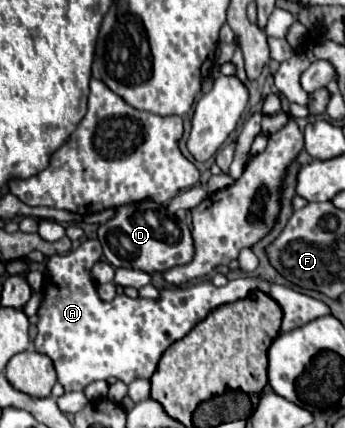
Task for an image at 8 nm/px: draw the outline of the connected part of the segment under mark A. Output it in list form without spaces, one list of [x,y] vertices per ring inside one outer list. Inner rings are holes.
[[[87,239],[67,255],[53,255],[46,261],[46,273],[51,279],[48,279],[48,285],[46,281],[37,311],[39,333],[35,337],[35,349],[53,359],[57,379],[65,391],[83,391],[89,383],[109,377],[117,377],[125,385],[135,379],[151,379],[159,357],[171,343],[185,337],[209,315],[209,311],[219,305],[245,299],[257,289],[275,299],[283,309],[281,333],[329,315],[329,307],[323,301],[271,283],[263,277],[239,277],[223,287],[215,287],[211,281],[201,281],[189,287],[159,289],[159,299],[131,299],[127,295],[119,295],[115,301],[103,301],[91,275],[93,265],[101,255],[101,243],[97,239]]]

